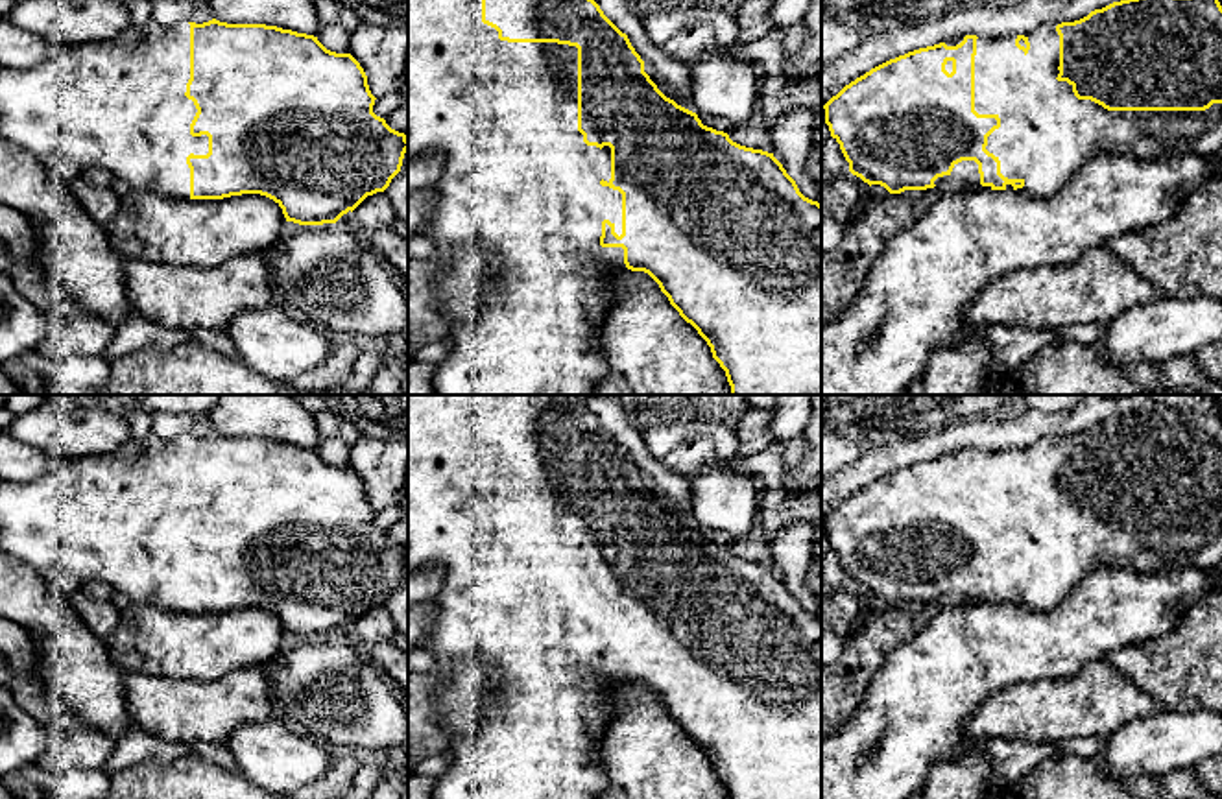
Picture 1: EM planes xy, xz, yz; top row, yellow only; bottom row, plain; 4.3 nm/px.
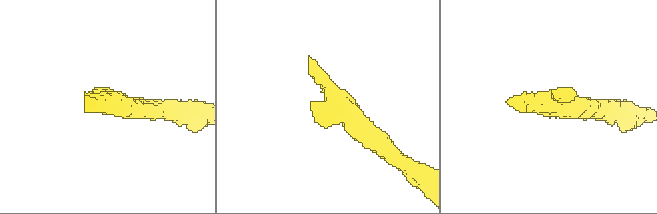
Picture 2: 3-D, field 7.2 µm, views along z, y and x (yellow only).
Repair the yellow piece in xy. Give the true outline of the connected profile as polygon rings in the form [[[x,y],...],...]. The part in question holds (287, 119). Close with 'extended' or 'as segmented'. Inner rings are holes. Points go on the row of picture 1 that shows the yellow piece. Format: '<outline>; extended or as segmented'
[[[216,18],[203,24],[179,22],[175,26],[161,26],[150,20],[142,26],[129,26],[122,35],[107,42],[54,46],[41,65],[28,70],[0,68],[0,137],[33,153],[44,164],[70,161],[81,168],[102,166],[114,179],[127,183],[131,190],[157,192],[181,199],[223,199],[260,194],[282,209],[286,221],[323,225],[336,223],[367,196],[384,192],[401,172],[408,138],[373,113],[375,100],[360,63],[351,54],[327,50],[314,35],[266,24],[227,24]]]; extended

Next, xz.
[[[408,0],[408,159],[425,155],[445,157],[445,170],[436,185],[437,199],[423,231],[426,238],[447,247],[447,253],[437,258],[441,271],[434,275],[432,286],[437,308],[449,321],[447,336],[450,338],[450,352],[437,364],[432,380],[437,395],[593,395],[594,388],[609,373],[600,336],[611,301],[611,275],[626,268],[648,273],[679,316],[707,341],[713,358],[725,371],[731,395],[821,395],[821,205],[799,192],[796,181],[773,153],[733,142],[727,133],[703,125],[696,113],[666,98],[644,72],[644,61],[628,35],[604,15],[594,0]]]; extended

